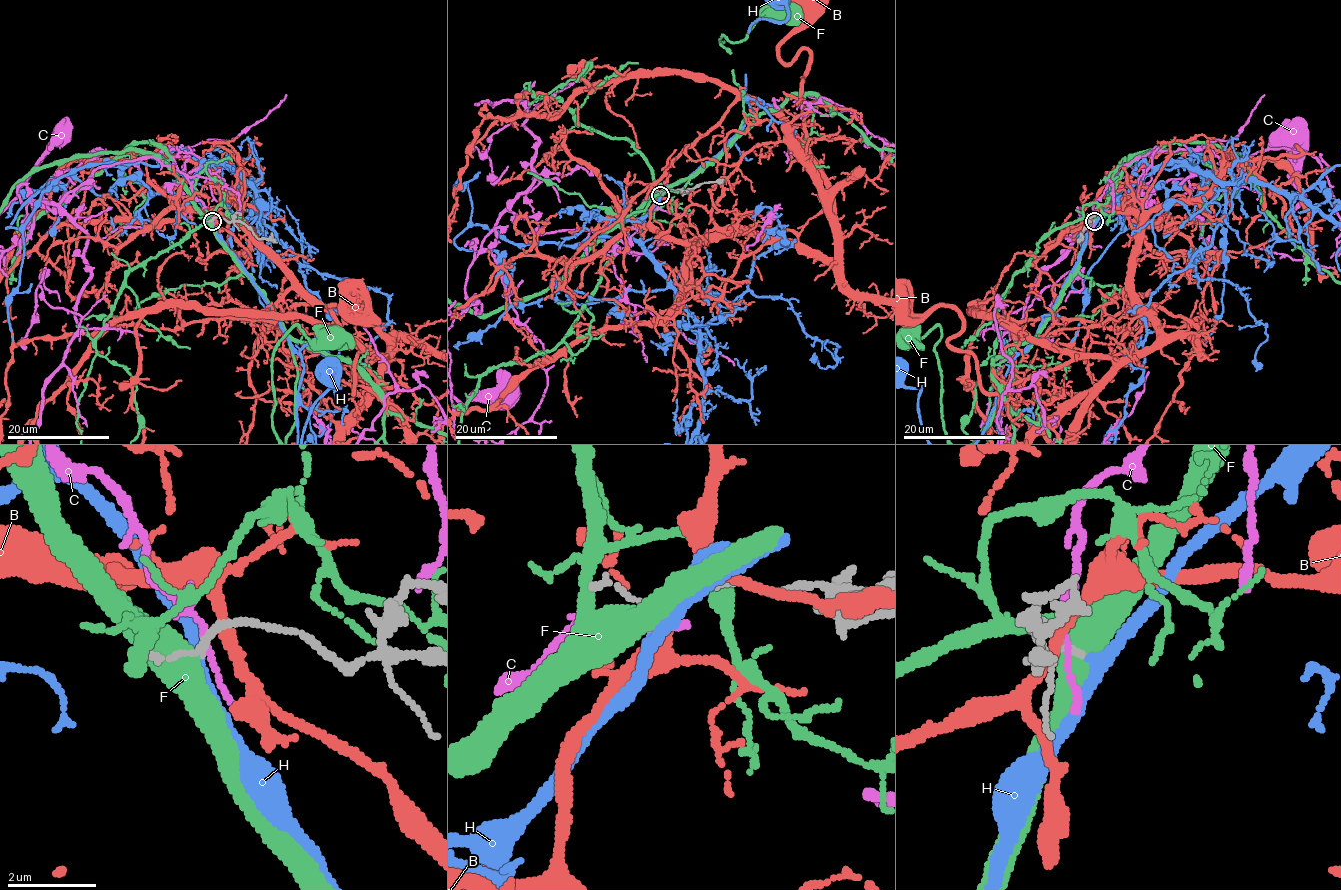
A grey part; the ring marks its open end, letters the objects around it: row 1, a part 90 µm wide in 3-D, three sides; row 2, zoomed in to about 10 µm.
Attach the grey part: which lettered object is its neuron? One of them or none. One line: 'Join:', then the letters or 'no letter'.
Join: H

